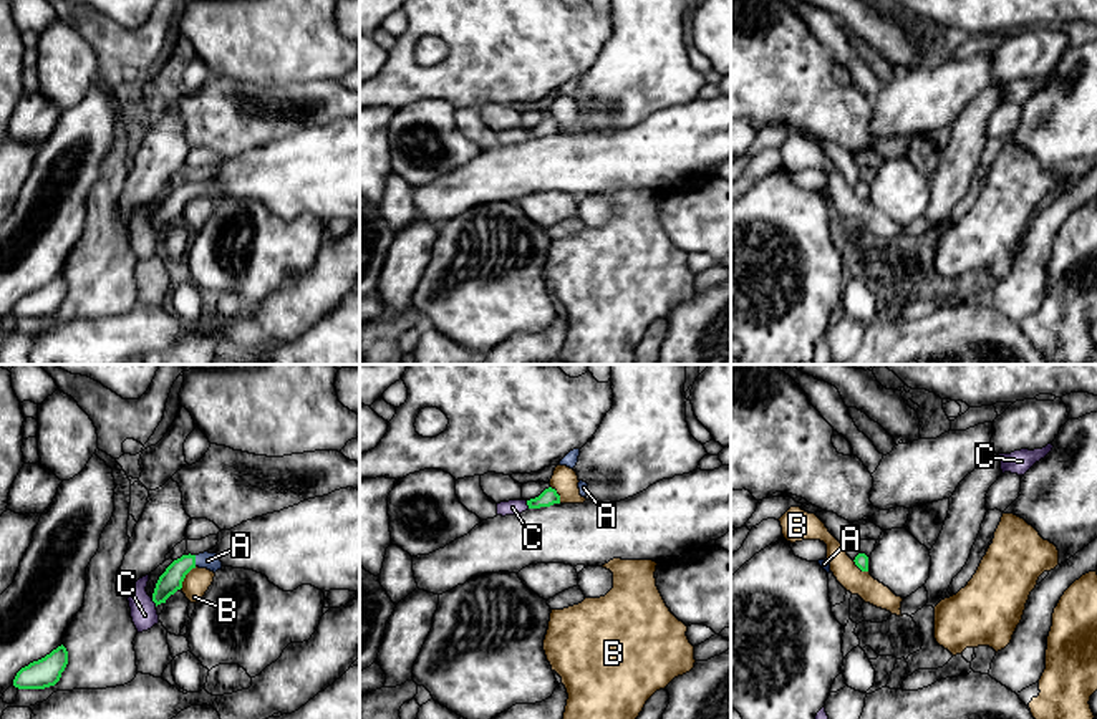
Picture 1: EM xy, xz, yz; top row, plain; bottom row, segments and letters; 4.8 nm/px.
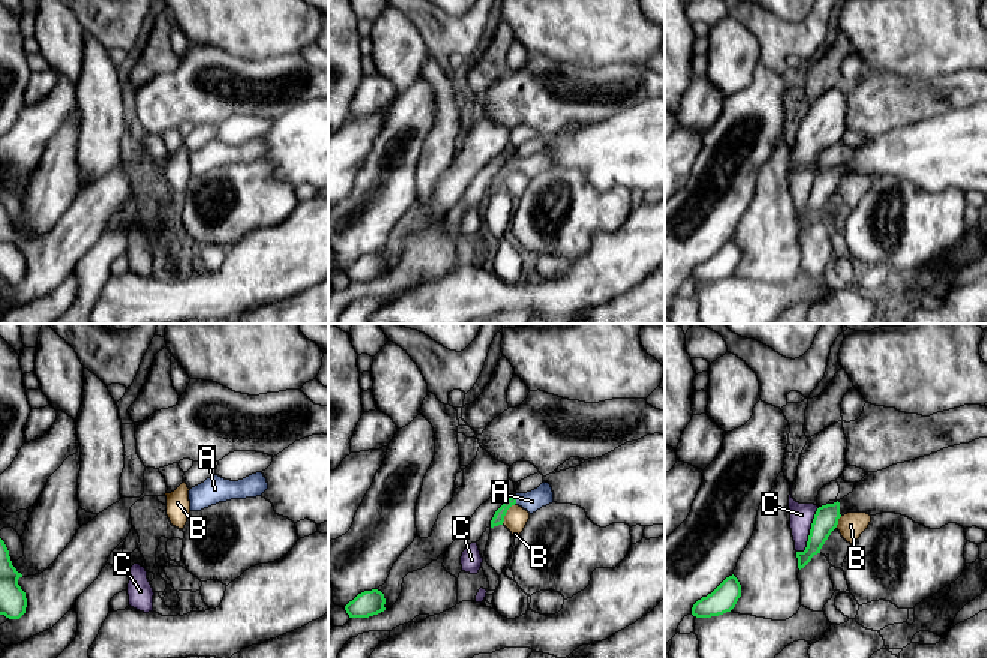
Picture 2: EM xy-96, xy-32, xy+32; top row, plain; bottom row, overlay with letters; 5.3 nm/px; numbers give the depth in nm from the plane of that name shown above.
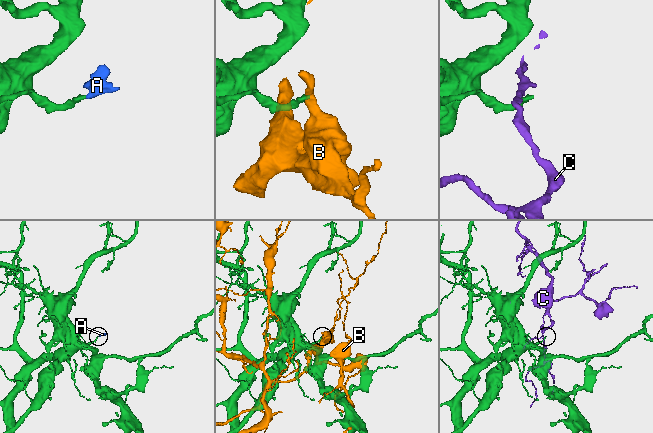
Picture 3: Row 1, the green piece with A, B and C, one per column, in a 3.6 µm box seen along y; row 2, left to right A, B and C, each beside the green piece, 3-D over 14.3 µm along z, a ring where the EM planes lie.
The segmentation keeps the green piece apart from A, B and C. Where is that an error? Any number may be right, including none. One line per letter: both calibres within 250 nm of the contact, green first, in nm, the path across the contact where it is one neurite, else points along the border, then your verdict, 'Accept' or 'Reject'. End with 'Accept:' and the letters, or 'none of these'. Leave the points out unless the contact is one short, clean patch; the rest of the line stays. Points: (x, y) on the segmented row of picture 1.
A: Thickness 110 nm (green) against 80 nm. Path across: xy (171, 580), (194, 560), (207, 560). Accept
B: Thickness 110 nm (green) against 120 nm. Reject
C: Thickness 110 nm (green) against 130 nm. Reject
Accept: A

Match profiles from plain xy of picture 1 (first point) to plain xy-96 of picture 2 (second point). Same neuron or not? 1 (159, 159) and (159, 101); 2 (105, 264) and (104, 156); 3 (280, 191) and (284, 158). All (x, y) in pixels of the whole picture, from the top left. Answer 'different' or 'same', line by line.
1: different
2: same
3: same

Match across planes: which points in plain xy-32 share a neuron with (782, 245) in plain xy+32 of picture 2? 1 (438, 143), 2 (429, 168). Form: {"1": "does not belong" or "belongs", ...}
{"1": "belongs", "2": "belongs"}

